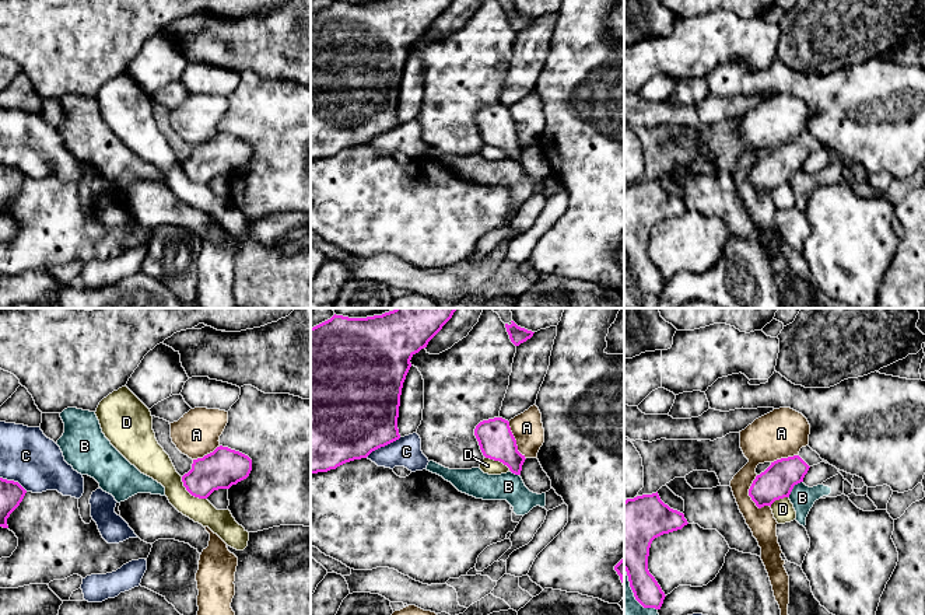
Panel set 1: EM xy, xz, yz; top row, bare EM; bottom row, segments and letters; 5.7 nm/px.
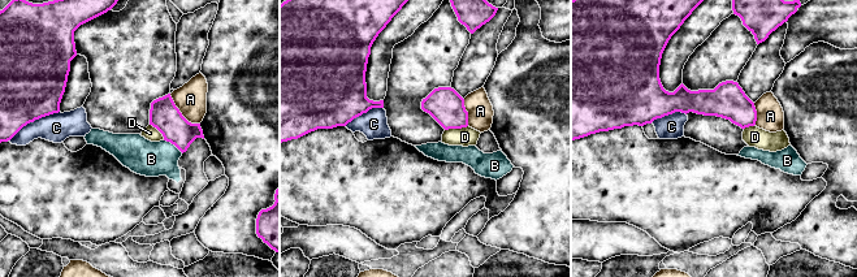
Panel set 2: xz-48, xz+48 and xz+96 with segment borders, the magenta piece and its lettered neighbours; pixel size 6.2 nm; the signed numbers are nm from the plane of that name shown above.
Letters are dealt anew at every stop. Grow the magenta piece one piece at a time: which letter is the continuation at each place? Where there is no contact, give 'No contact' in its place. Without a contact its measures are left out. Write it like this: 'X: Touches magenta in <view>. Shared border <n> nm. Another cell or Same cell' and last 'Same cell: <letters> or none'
A: Touches magenta in yz. Shared border 200 nm. Another cell
B: Touches magenta in yz. Shared border 130 nm. Another cell
C: Touches magenta in xz. Shared border 240 nm. Another cell
D: Touches magenta in xy. Shared border 200 nm. Another cell
Same cell: none

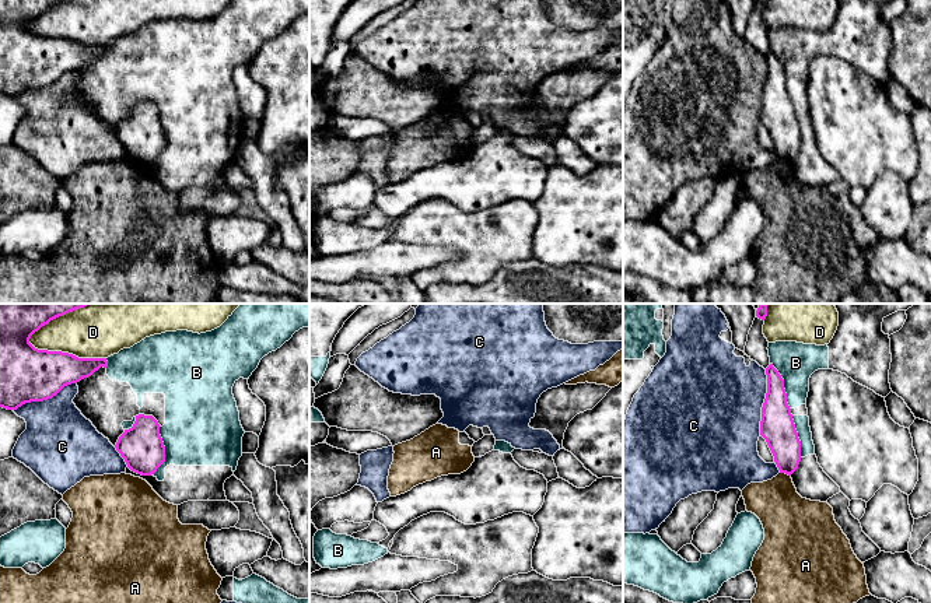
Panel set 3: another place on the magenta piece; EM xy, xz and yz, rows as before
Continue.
A: Touches magenta in yz. Shared border 70 nm. Another cell
B: Touches magenta in xy. Shared border 300 nm. Another cell
C: Touches magenta in yz. Shared border 380 nm. Another cell
D: Touches magenta in xy. Shared border 460 nm. Another cell
Same cell: none

